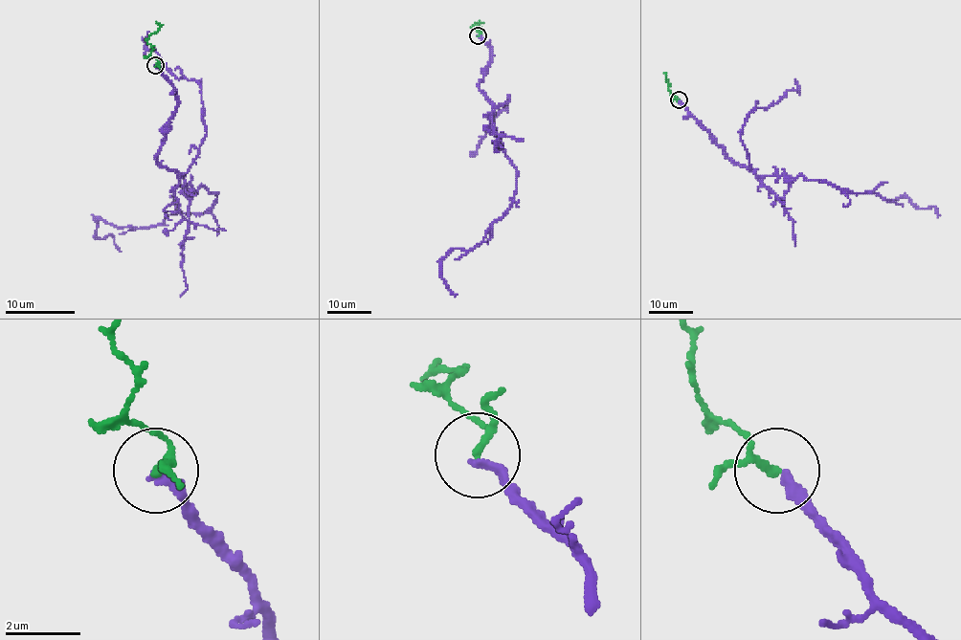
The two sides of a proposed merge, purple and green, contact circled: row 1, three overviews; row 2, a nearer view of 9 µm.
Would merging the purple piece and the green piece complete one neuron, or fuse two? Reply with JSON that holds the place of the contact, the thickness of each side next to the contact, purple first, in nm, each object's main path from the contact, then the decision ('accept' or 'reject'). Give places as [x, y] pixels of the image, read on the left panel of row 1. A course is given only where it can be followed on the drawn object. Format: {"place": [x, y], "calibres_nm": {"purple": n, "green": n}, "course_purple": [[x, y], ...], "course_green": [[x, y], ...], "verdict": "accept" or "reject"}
{"place": [155, 65], "calibres_nm": {"purple": 260, "green": 140}, "course_purple": [[156, 65], [177, 101], [156, 157], [173, 188], [217, 199], [140, 229], [97, 220], [121, 252]], "course_green": [[156, 65], [158, 61], [150, 55], [152, 51], [147, 42], [159, 26], [156, 21]], "verdict": "reject"}

